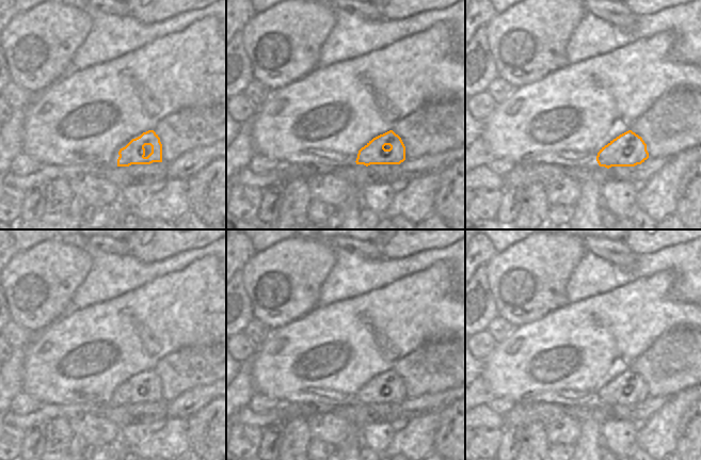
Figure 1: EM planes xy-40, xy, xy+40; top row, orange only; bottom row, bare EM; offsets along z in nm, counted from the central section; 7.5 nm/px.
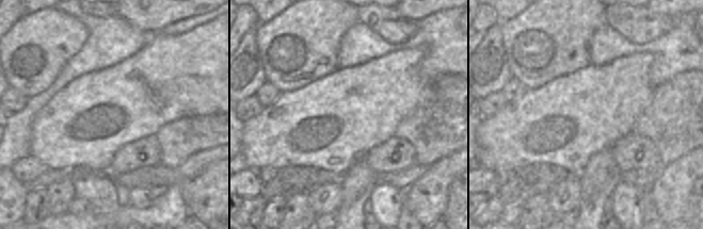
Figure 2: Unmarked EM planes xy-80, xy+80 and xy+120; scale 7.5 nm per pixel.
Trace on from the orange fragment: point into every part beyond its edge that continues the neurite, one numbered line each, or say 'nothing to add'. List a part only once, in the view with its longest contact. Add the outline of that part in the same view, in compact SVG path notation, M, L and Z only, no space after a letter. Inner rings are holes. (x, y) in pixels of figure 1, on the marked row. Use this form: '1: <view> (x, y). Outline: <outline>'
1: xy-40 (115, 155). Outline: M141 133L142 134L142 133ZM136 134L132 139L140 137L141 134ZM129 139L127 142L123 143L114 153L111 159L110 166L117 166L117 159L120 157L118 152L121 148L125 147L132 139Z

